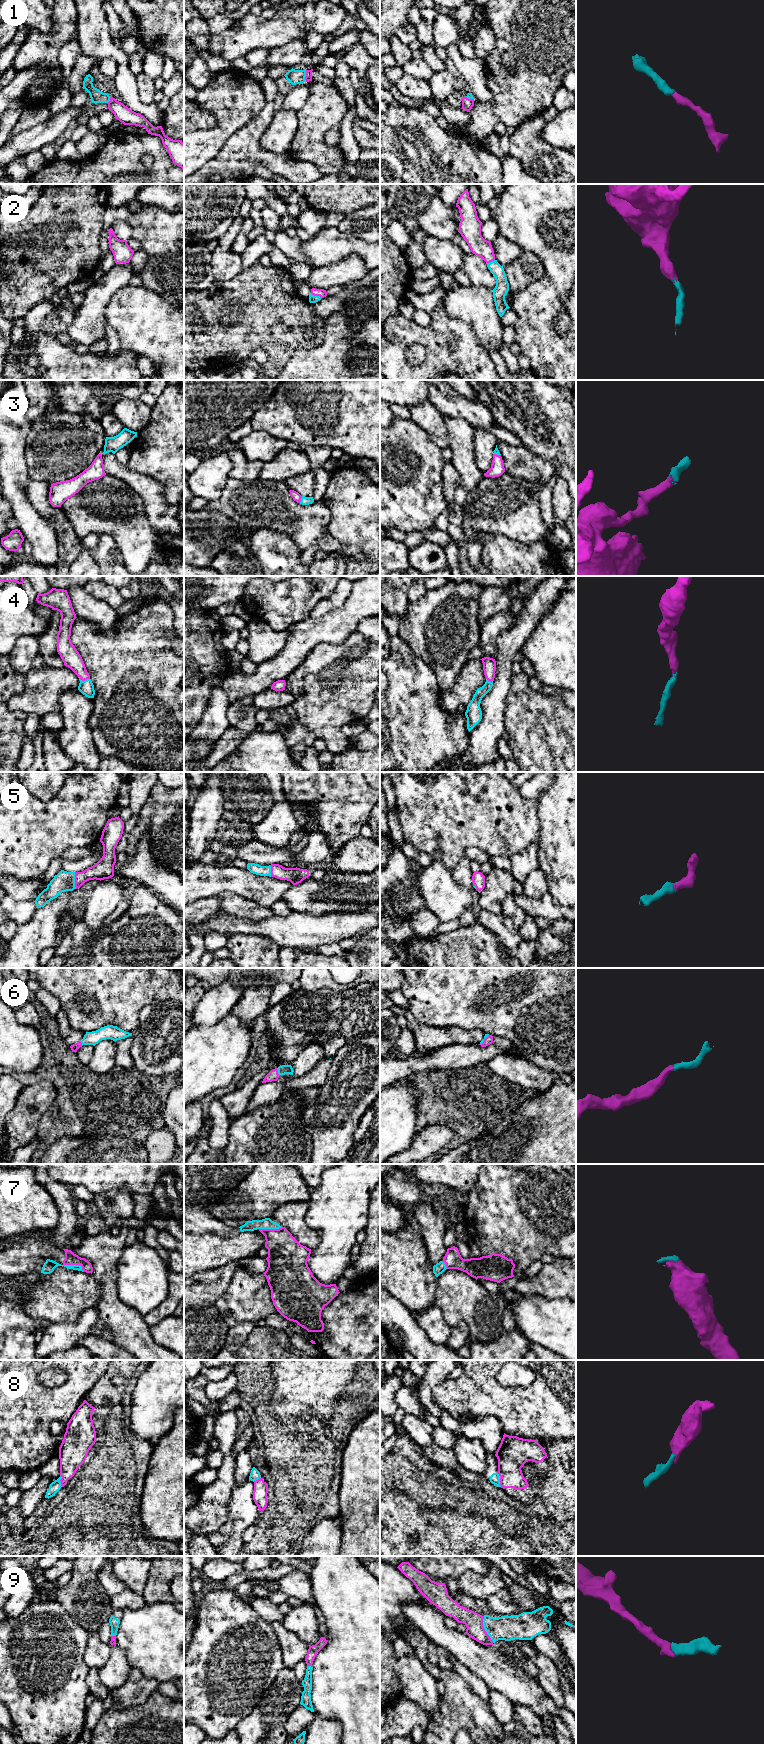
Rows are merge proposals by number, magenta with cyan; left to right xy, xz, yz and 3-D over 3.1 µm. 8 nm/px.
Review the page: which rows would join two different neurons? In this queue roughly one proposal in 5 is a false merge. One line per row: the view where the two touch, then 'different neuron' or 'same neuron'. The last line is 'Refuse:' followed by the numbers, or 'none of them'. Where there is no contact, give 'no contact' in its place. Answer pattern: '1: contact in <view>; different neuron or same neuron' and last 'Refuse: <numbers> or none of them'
1: contact in xz; same neuron
2: contact in xz; same neuron
3: contact in xz; same neuron
4: contact in xy; same neuron
5: contact in xy; same neuron
6: contact in xz; same neuron
7: contact in xy; same neuron
8: contact in yz; different neuron
9: contact in yz; same neuron
Refuse: 8

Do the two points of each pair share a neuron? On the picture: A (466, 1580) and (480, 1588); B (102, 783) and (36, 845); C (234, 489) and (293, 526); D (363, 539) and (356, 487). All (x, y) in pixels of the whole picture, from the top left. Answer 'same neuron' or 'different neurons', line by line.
A: same neuron
B: same neuron
C: same neuron
D: same neuron

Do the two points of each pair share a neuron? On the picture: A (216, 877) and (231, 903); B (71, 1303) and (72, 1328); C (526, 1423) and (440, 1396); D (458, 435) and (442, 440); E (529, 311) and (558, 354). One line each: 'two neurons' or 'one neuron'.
A: two neurons
B: two neurons
C: one neuron
D: two neurons
E: one neuron

